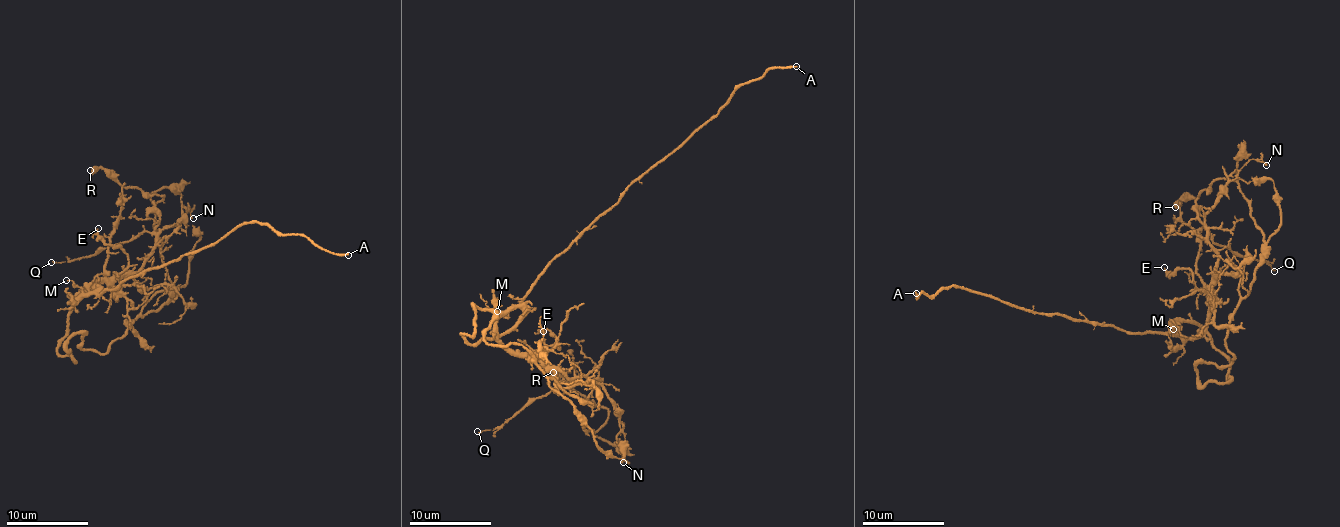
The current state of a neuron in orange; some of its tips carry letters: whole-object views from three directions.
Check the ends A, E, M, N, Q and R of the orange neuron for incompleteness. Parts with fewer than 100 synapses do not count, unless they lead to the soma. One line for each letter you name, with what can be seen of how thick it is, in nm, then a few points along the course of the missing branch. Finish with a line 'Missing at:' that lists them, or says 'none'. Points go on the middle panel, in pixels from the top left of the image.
A: Thickness 190 nm. Course of what is missing: (796, 66), (837, 67), (850, 52)
Missing at: A

